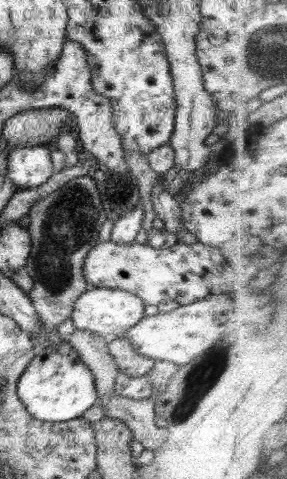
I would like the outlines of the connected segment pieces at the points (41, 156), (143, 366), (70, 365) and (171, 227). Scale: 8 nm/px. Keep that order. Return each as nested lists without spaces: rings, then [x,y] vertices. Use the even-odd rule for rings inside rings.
[[[24,146],[8,153],[6,176],[19,189],[34,189],[43,185],[54,173],[51,161],[53,146]]]
[[[124,338],[109,340],[107,347],[116,361],[118,371],[128,376],[144,376],[156,363],[155,359],[141,355],[138,349],[130,346],[130,342]]]
[[[65,341],[59,347],[41,349],[31,360],[18,379],[17,395],[27,411],[44,422],[66,422],[80,418],[88,408],[98,402],[92,371]]]
[[[163,174],[156,181],[156,184],[151,186],[150,201],[154,205],[154,210],[157,212],[157,218],[161,218],[166,222],[165,228],[168,232],[178,234],[178,231],[185,230],[182,224],[182,207],[174,200],[174,196],[166,190]]]

